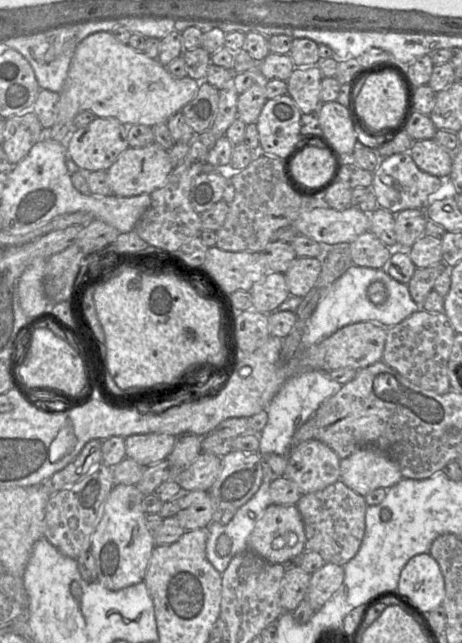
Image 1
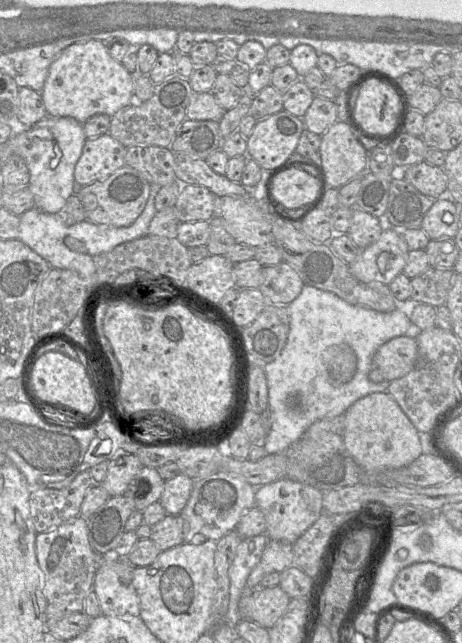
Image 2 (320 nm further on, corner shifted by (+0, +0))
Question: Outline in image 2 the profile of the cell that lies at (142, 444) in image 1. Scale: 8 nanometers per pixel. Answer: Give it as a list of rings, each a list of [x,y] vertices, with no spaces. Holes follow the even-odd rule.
[[[119,454],[109,461],[105,480],[100,484],[110,497],[123,495],[143,464],[134,454]]]

